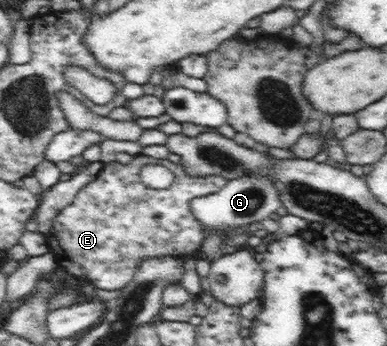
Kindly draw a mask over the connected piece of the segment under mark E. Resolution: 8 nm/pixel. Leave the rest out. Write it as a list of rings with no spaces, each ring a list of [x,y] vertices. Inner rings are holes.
[[[143,154],[133,156],[126,164],[117,161],[104,163],[96,178],[78,189],[73,195],[73,201],[67,206],[58,209],[53,217],[50,232],[46,235],[48,249],[56,257],[58,265],[64,267],[67,272],[91,281],[99,289],[120,290],[133,279],[134,271],[143,258],[162,257],[163,254],[194,254],[198,250],[205,237],[205,229],[194,218],[189,203],[195,198],[201,198],[202,195],[214,194],[223,189],[227,182],[217,175],[187,175],[179,163]],[[149,164],[165,166],[175,174],[175,183],[169,189],[147,187],[141,181],[140,171],[144,165]]]

